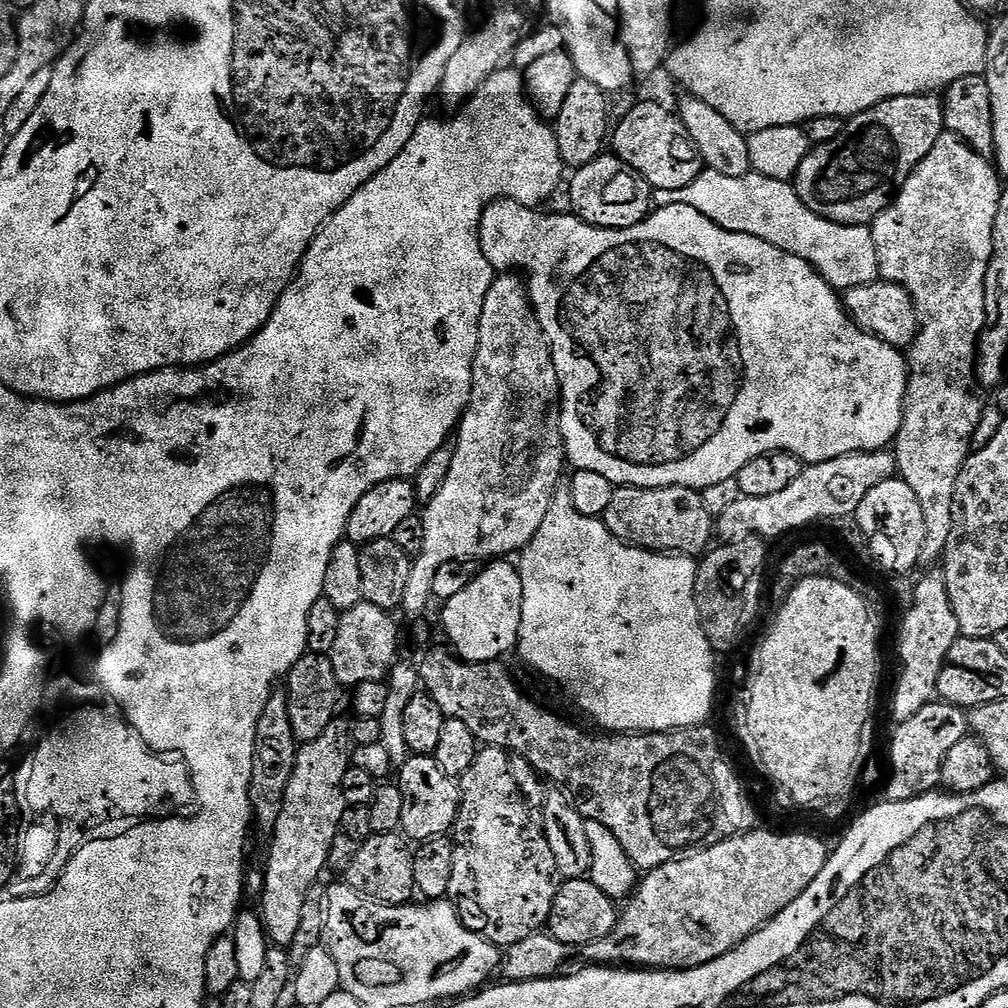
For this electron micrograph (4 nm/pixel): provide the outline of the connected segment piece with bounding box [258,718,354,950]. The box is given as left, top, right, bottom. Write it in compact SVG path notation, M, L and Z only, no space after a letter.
M348 718L332 720L318 738L297 747L294 774L290 774L290 786L286 786L286 798L282 798L278 822L270 833L272 845L268 848L268 865L262 868L264 890L258 896L258 915L264 922L264 933L275 947L286 950L294 942L294 934L298 934L302 919L302 905L306 903L306 894L311 888L317 887L316 879L319 878L320 871L328 868L330 846L334 846L334 838L341 835L340 823L346 807L342 798L342 778L346 778L346 770L352 767L353 751L352 720Z

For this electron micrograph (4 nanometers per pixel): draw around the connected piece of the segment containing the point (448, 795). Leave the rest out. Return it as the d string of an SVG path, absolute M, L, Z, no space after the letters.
M409 755L405 764L399 765L398 787L402 794L402 822L400 823L403 835L412 842L439 840L447 837L456 826L456 815L460 812L460 785L453 777L448 776L440 769L435 756Z

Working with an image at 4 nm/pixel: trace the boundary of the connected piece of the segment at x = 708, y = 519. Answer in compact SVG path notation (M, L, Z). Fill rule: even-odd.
M617 487L602 519L610 534L648 552L700 558L709 551L714 540L714 516L703 504L701 493L694 488Z

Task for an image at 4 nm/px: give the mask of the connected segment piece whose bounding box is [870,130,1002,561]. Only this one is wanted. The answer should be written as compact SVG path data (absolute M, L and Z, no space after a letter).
M945 130L934 142L934 150L906 178L902 190L890 207L870 227L878 254L880 276L902 286L910 294L920 315L920 333L907 349L908 399L904 418L894 441L894 455L899 479L905 480L918 494L922 518L926 522L923 559L939 561L948 545L954 518L954 494L958 474L973 451L974 430L980 421L982 401L976 393L976 353L980 335L988 322L986 310L986 274L992 261L994 218L998 218L1002 177L993 161L979 156L965 140Z

